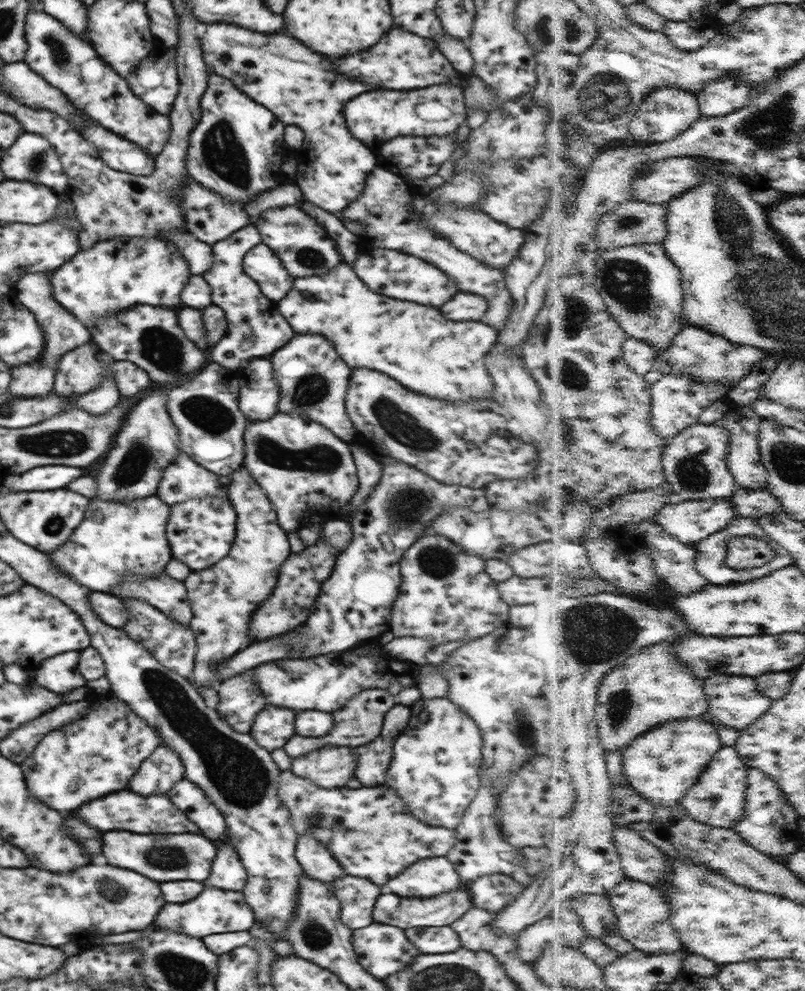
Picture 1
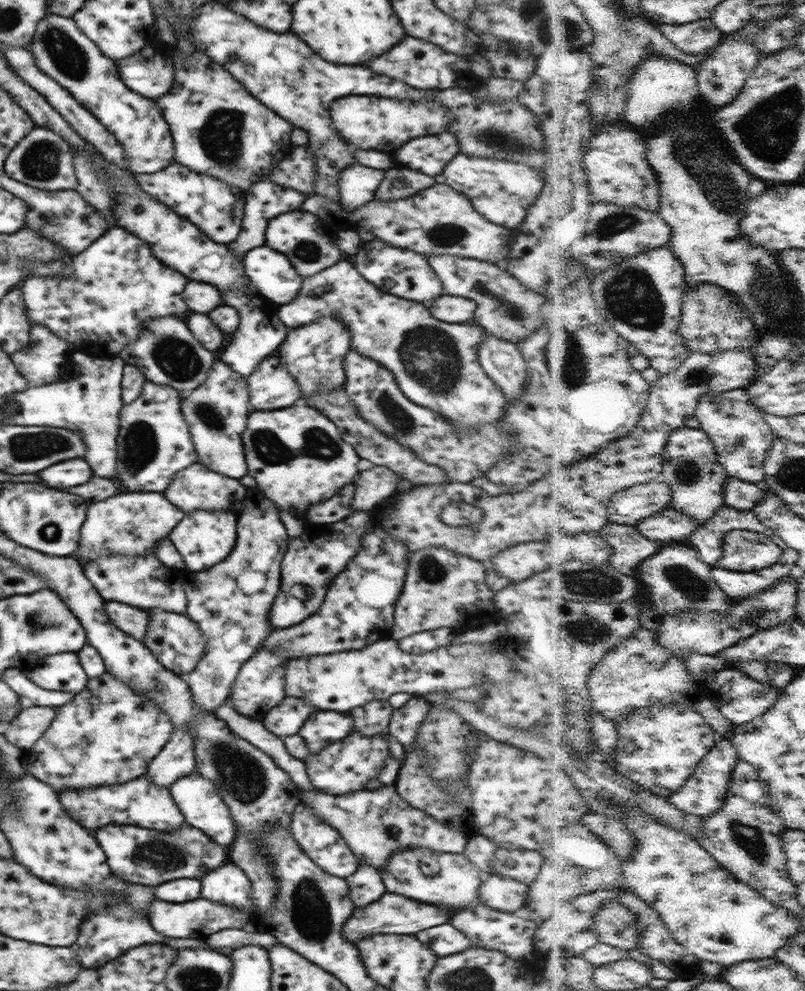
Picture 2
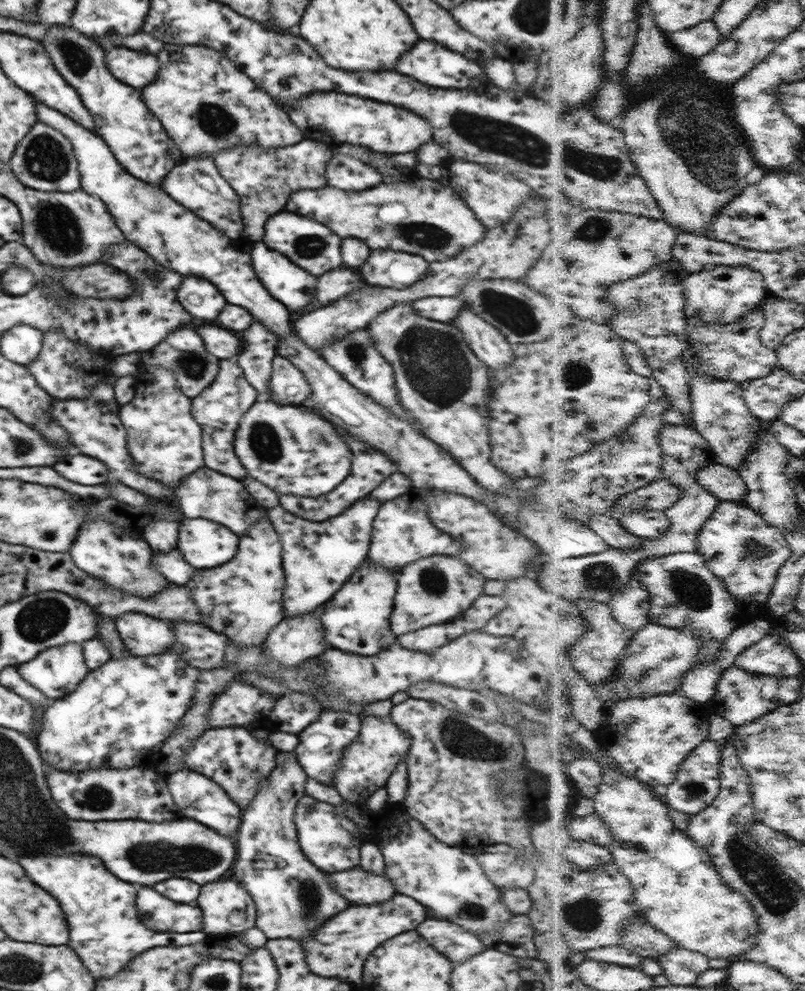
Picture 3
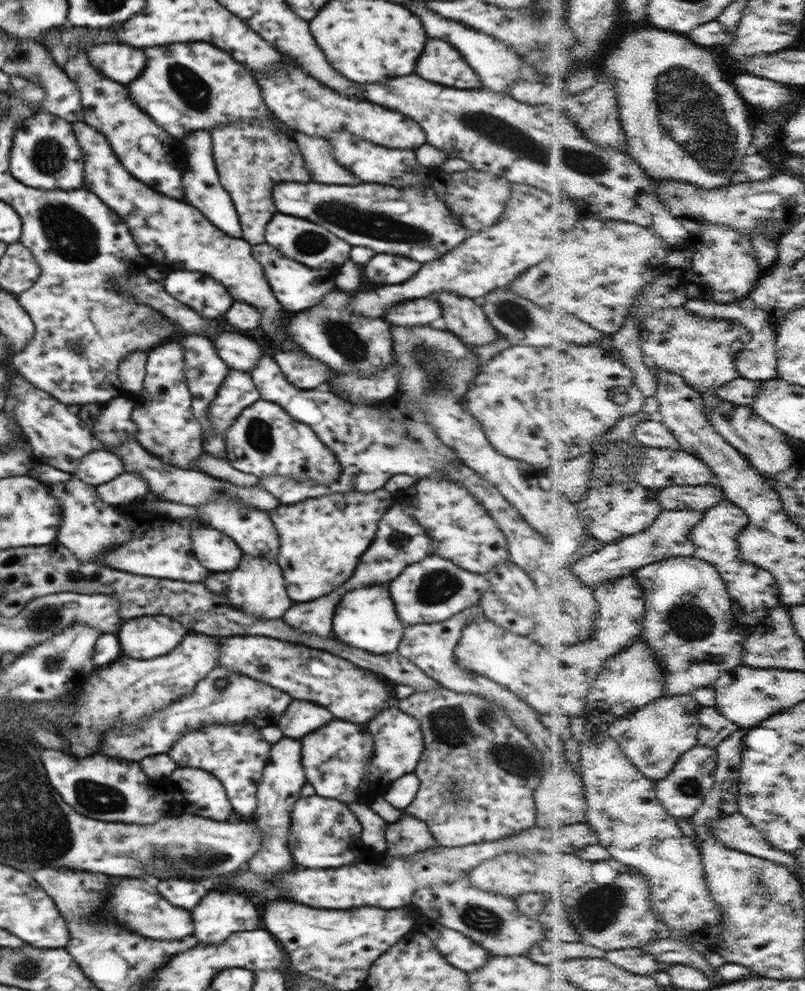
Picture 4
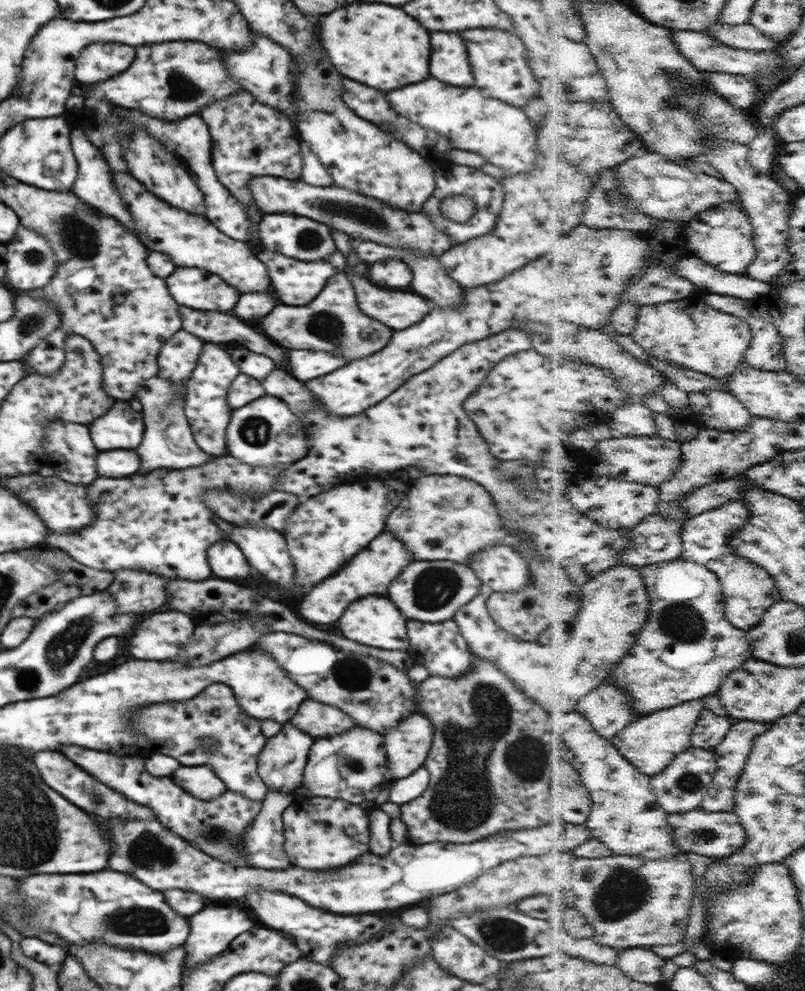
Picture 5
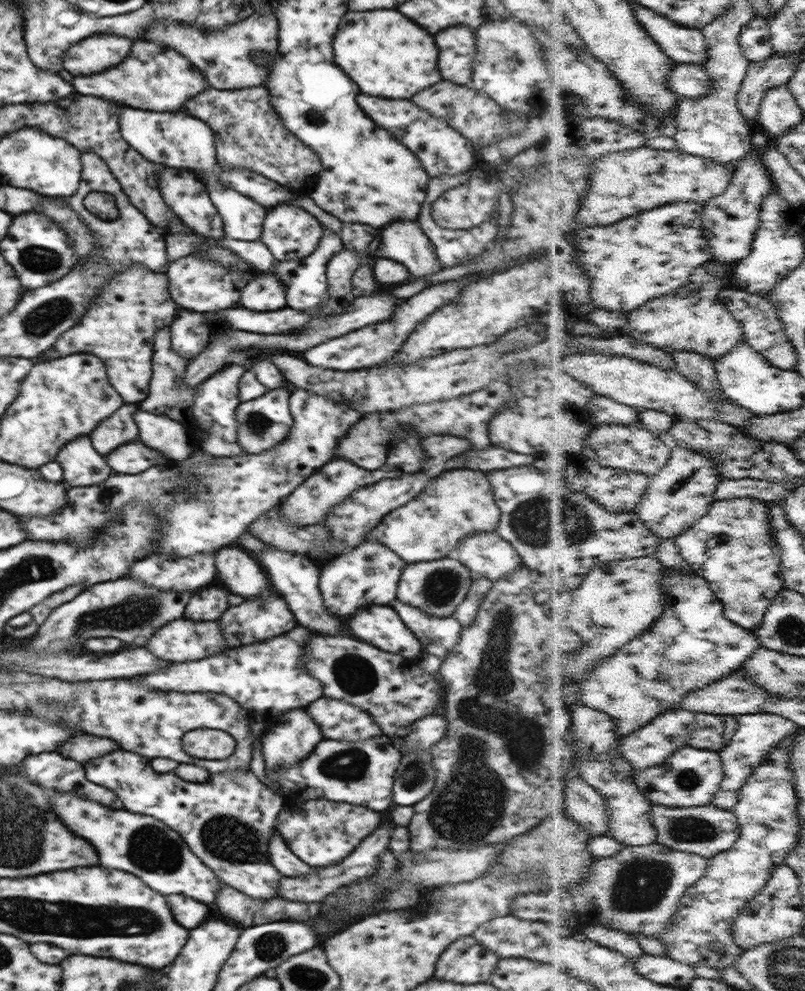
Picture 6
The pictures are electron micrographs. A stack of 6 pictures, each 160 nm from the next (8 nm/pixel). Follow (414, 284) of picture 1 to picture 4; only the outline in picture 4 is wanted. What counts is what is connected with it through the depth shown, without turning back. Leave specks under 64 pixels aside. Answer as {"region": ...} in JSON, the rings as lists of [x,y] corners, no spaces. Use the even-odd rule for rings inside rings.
{"region":[[[376,254],[364,266],[364,278],[372,284],[402,284],[420,270],[420,264],[398,255]]]}

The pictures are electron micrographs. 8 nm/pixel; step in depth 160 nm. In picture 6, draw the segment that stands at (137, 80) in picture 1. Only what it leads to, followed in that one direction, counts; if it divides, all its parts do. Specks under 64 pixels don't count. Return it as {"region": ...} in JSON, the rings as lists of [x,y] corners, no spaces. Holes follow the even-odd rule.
{"region":[[[98,34],[94,38],[86,38],[63,54],[63,68],[73,76],[98,74],[120,64],[128,56],[130,46],[132,42],[128,38]]]}

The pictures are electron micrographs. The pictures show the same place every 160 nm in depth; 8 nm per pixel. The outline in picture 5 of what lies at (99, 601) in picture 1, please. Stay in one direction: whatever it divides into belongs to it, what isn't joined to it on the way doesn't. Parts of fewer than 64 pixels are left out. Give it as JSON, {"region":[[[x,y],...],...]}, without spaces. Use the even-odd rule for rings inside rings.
{"region":[[[170,611],[140,620],[130,638],[130,654],[138,660],[171,661],[192,640],[197,623],[183,612]]]}

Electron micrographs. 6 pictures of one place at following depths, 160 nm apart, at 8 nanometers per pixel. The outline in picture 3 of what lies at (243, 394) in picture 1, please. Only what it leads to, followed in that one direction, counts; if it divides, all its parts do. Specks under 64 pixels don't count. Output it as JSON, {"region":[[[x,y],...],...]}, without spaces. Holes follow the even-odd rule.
{"region":[[[283,356],[272,361],[272,376],[269,380],[269,400],[280,405],[300,406],[307,402],[311,388],[304,373]]]}

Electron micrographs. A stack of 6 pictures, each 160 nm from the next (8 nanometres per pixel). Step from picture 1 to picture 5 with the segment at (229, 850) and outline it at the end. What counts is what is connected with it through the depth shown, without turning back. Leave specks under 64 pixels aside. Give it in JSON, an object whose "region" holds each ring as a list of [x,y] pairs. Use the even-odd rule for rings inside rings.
{"region":[[[207,902],[202,910],[199,910],[190,918],[190,936],[186,940],[186,952],[183,968],[207,963],[213,956],[223,953],[230,942],[239,934],[254,928],[254,922],[250,919],[248,909],[238,906],[225,906],[213,902]]]}

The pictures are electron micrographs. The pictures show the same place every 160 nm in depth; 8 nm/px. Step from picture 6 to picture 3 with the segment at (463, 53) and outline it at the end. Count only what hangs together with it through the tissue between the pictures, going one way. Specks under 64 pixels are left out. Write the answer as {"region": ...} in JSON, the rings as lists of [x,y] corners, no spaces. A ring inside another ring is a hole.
{"region":[[[416,42],[414,48],[408,50],[408,54],[404,54],[404,58],[400,62],[396,62],[394,66],[396,72],[406,74],[422,84],[428,86],[436,86],[436,88],[460,89],[466,88],[479,89],[479,85],[487,79],[484,76],[483,67],[474,61],[462,58],[462,54],[454,54],[453,50],[446,50],[444,46],[438,46],[434,42]]]}

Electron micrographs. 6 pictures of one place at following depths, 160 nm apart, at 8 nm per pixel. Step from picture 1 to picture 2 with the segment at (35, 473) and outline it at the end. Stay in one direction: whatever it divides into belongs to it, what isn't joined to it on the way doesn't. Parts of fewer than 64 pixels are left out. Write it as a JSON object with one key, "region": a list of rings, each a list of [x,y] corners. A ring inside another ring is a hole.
{"region":[[[72,458],[68,462],[58,462],[42,472],[37,472],[36,476],[40,476],[40,484],[44,482],[56,489],[80,486],[80,484],[88,482],[94,474],[85,459]]]}

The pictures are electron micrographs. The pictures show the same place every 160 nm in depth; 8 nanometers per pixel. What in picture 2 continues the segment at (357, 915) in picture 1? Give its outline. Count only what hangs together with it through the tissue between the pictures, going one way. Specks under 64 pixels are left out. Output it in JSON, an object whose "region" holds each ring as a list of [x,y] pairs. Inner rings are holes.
{"region":[[[365,862],[360,864],[354,874],[346,877],[346,880],[348,880],[348,886],[352,890],[352,892],[349,892],[350,901],[354,903],[353,906],[355,908],[362,908],[368,902],[378,900],[386,892],[378,868],[366,866]]]}

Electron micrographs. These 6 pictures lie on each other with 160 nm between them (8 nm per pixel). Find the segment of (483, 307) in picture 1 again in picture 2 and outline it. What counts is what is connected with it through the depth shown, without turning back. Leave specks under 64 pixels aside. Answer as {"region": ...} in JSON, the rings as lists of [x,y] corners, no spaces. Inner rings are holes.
{"region":[[[440,296],[430,304],[430,312],[434,314],[434,318],[454,324],[473,322],[476,309],[477,302],[460,296]]]}

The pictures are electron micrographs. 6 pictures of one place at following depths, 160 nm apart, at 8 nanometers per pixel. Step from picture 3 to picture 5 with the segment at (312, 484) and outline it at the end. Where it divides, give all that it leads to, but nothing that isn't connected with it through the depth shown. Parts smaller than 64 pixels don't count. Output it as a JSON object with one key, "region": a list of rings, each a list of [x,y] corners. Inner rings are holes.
{"region":[[[261,396],[242,408],[231,412],[232,418],[226,429],[227,454],[245,462],[250,466],[277,466],[277,464],[293,464],[308,454],[308,438],[303,424],[290,412],[288,405],[275,396]]]}

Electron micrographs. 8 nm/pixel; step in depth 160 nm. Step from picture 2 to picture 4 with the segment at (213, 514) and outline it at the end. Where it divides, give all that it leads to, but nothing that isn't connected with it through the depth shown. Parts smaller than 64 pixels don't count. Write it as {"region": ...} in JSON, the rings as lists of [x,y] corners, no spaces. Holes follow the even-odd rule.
{"region":[[[204,523],[191,532],[192,550],[204,568],[223,573],[238,566],[244,552],[229,536]]]}

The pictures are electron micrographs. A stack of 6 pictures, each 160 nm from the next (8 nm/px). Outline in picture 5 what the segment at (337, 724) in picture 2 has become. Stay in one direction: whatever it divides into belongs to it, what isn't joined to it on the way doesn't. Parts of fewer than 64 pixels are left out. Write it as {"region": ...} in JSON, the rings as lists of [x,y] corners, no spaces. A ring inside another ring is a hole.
{"region":[[[359,727],[349,728],[346,732],[330,737],[315,737],[315,743],[310,747],[308,766],[304,770],[300,788],[306,788],[308,796],[330,797],[360,805],[366,810],[379,808],[390,800],[389,792],[395,778],[389,773],[386,750],[384,750],[384,735],[382,733]]]}

